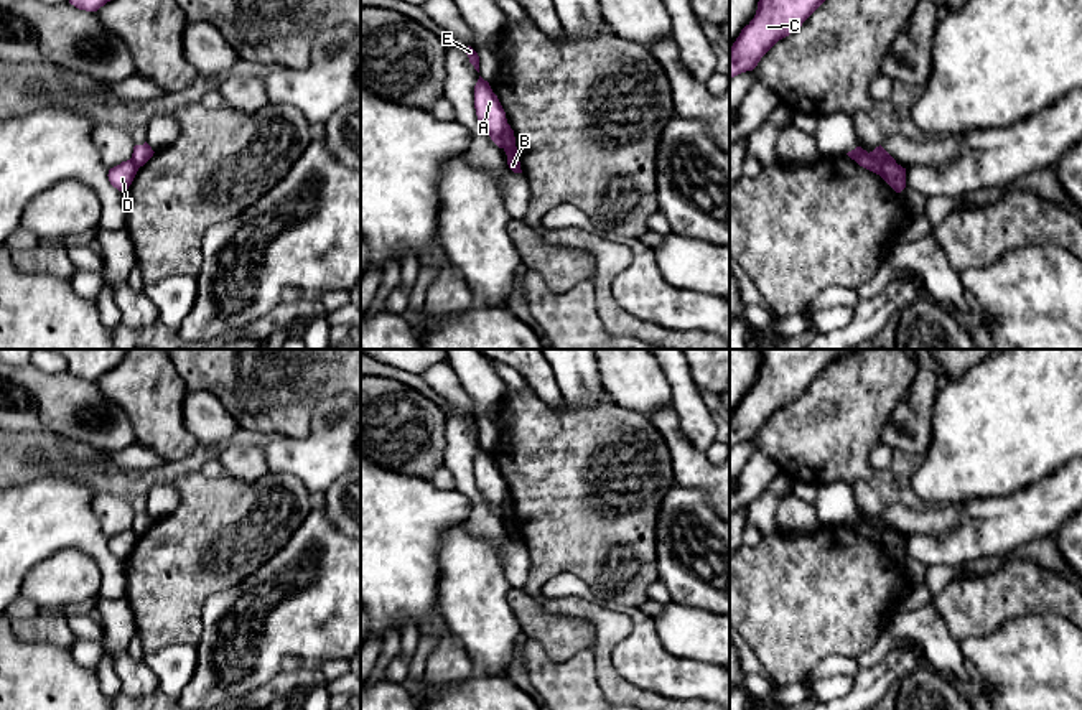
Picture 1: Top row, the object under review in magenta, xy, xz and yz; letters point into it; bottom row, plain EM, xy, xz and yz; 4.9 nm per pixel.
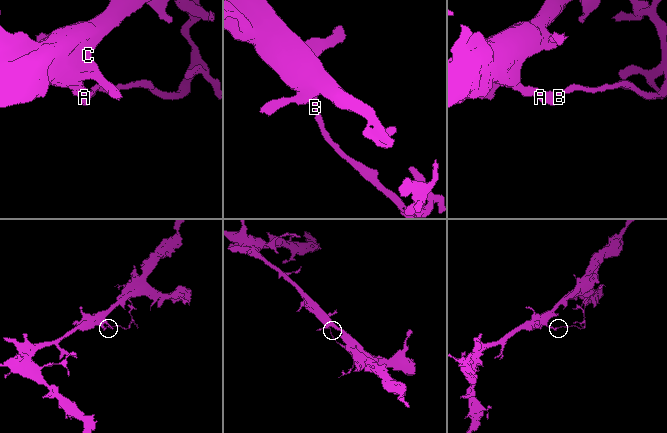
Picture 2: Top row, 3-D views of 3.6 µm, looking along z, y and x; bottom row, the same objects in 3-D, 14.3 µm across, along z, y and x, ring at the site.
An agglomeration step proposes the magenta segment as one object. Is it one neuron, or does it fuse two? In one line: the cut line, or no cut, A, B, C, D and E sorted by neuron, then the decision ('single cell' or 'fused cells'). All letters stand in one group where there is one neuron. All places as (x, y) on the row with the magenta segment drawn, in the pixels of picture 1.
yz (868, 154), (880, 162), (895, 163) | A C D E / B | fused cells

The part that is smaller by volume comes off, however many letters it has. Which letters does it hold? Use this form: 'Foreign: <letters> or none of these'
Foreign: B

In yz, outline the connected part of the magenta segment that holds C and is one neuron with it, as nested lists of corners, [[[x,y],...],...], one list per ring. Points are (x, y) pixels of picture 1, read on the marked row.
[[[759,0],[754,18],[730,48],[730,79],[753,71],[761,58],[802,23],[825,0]]]

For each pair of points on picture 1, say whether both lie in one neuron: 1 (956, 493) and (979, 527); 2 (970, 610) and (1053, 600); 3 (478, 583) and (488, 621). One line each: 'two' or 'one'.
1: two
2: one
3: one

